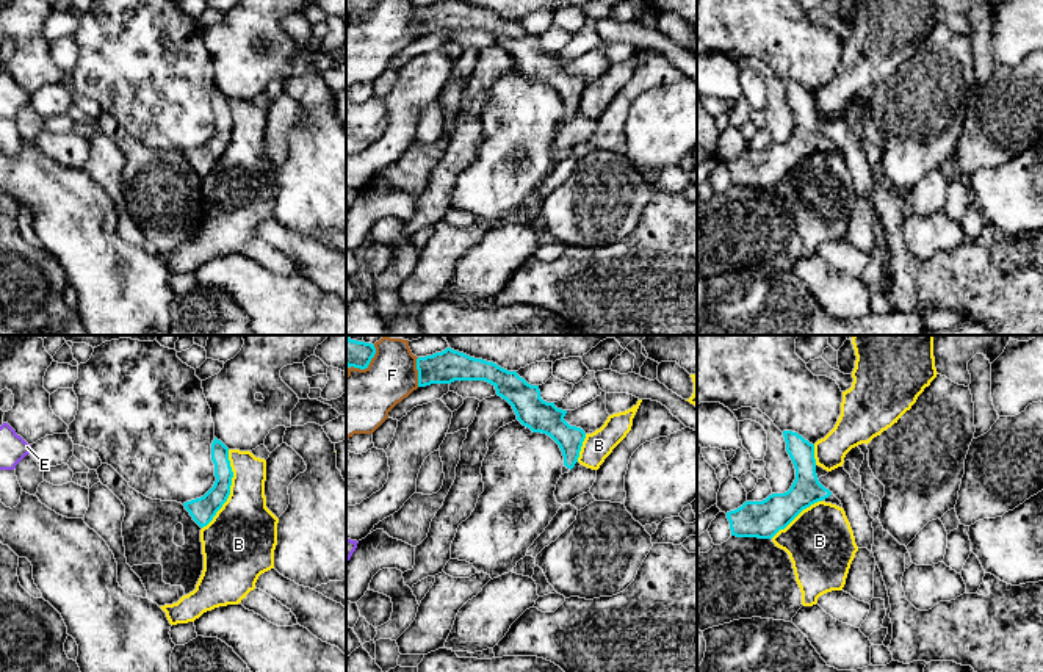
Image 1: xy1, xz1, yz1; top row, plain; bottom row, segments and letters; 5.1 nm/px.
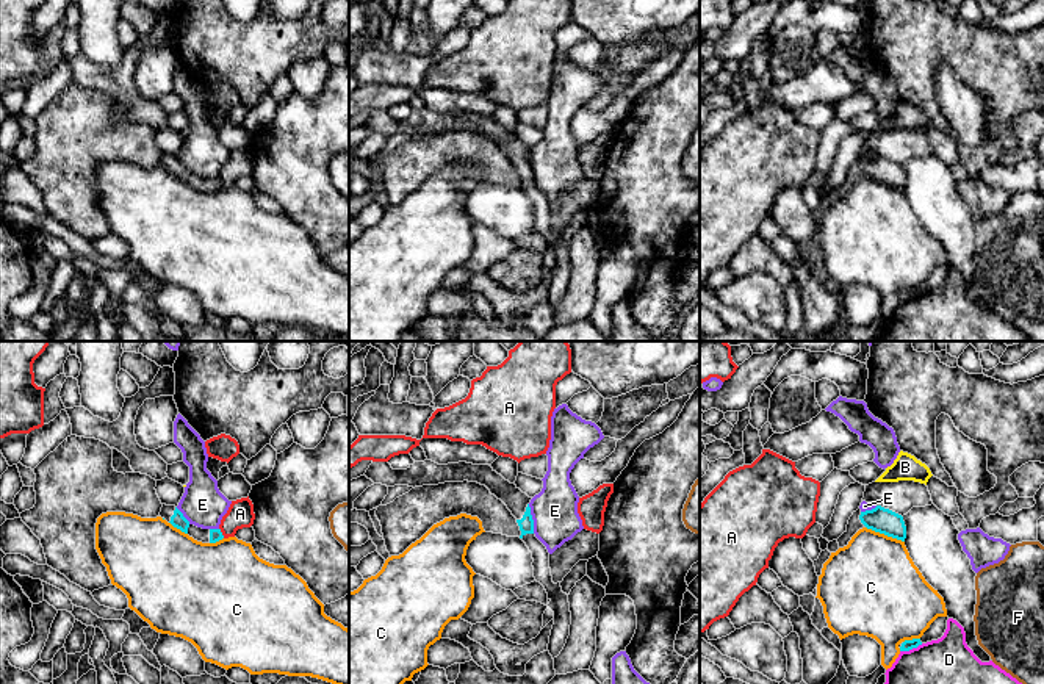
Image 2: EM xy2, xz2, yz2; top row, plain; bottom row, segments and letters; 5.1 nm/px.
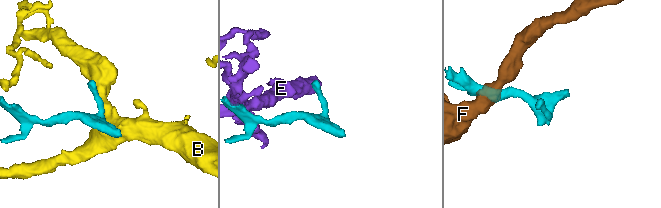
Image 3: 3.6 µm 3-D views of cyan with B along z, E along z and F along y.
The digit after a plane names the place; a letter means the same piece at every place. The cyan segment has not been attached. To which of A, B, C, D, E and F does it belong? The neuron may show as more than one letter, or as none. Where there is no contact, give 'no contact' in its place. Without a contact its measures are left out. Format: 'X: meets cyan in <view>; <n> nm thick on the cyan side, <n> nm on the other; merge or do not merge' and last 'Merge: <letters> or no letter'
A: meets cyan in xy2; 60 nm thick on the cyan side, 140 nm on the other; do not merge
B: meets cyan in xy1; 130 nm thick on the cyan side, 360 nm on the other; do not merge
C: meets cyan in yz2; 130 nm thick on the cyan side, 460 nm on the other; do not merge
D: meets cyan in yz2; 60 nm thick on the cyan side, 480 nm on the other; do not merge
E: meets cyan in xz2; 80 nm thick on the cyan side, 240 nm on the other; do not merge
F: meets cyan in xz1; 170 nm thick on the cyan side, 260 nm on the other; do not merge
Merge: no letter

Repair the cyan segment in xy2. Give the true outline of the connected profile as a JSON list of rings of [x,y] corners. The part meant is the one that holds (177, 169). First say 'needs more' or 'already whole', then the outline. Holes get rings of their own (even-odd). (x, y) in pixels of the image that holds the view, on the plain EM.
needs more; [[[163,153],[160,166],[197,191],[216,193],[224,188],[221,178],[202,178],[191,174],[175,155]]]

